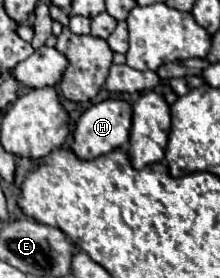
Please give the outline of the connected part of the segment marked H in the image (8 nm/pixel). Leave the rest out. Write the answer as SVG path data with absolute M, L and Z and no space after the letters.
M107 99L93 107L89 107L77 121L75 133L73 133L73 145L71 151L83 159L93 161L99 155L111 153L119 147L125 147L129 141L129 129L131 129L131 105L121 99Z

